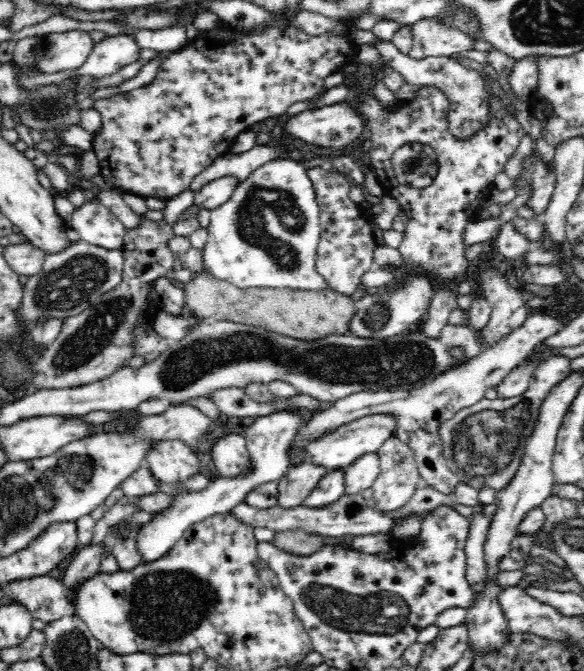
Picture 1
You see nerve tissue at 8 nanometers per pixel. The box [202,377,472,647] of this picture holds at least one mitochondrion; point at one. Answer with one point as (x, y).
(387, 613)

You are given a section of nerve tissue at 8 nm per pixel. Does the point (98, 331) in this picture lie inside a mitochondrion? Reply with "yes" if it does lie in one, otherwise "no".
yes

